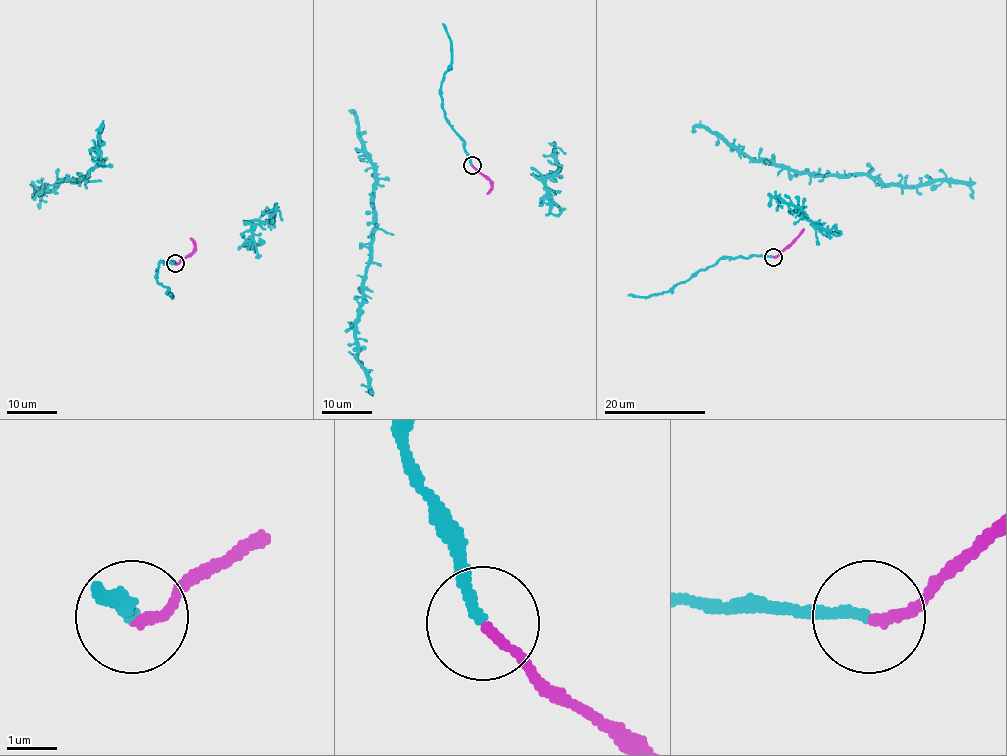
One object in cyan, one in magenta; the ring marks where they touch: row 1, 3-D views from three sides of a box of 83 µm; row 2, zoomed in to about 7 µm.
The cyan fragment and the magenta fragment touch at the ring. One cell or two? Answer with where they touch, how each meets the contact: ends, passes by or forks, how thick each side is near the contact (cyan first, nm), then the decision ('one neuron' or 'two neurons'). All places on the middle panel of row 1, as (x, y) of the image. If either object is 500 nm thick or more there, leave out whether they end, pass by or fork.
at (472, 165); cyan ends there; magenta ends there; 200 nm thick on the cyan side, 190 nm on the other; one neuron

